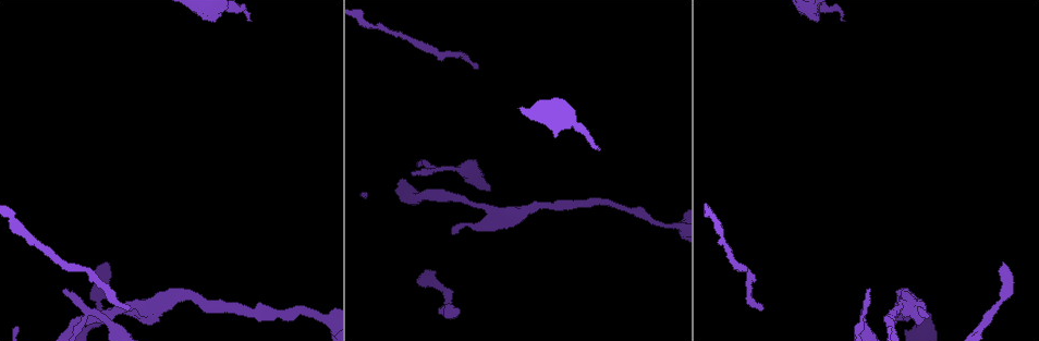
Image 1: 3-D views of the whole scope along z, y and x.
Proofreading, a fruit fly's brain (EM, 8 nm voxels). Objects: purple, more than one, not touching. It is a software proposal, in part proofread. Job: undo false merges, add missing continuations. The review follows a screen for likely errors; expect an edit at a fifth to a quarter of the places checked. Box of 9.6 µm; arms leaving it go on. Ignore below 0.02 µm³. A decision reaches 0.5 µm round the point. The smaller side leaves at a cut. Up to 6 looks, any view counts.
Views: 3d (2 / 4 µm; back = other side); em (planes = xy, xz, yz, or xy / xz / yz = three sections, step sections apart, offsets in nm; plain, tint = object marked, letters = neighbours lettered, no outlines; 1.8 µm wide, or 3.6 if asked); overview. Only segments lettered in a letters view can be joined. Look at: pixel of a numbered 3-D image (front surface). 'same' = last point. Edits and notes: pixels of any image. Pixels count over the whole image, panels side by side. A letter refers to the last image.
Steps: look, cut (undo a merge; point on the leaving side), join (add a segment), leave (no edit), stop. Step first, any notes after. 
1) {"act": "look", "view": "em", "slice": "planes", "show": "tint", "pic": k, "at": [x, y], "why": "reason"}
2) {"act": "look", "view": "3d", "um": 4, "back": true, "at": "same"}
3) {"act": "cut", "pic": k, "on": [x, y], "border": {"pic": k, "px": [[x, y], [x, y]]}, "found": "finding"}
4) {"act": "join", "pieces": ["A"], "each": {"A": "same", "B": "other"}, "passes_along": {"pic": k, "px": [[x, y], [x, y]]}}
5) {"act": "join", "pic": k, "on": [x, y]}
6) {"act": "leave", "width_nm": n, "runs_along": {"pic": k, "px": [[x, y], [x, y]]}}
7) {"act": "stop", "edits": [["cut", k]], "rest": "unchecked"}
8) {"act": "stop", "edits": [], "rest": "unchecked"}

{"act": "look", "view": "em", "slice": "yz", "step": 16, "show": "letters", "pic": 1, "at": [760, 307], "why": "free end"}

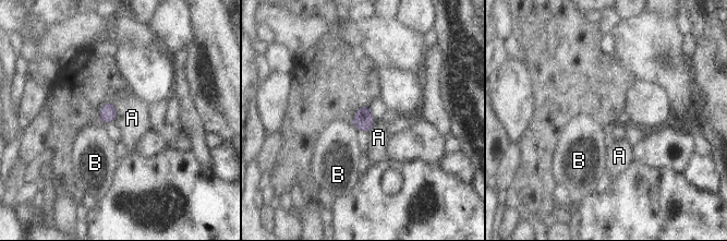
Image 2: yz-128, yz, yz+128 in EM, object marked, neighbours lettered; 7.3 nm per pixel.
{"act": "leave", "longest_contact_nm": ["A", 150], "each": {"A": "other", "B": "other"}, "border": {"pic": 2, "px": [[110, 101], [116, 111], [114, 120]]}, "found": "none of them fits"}

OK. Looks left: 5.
{"act": "look", "view": "3d", "um": 4, "pic": 1, "at": [927, 318], "why": "an open end"}

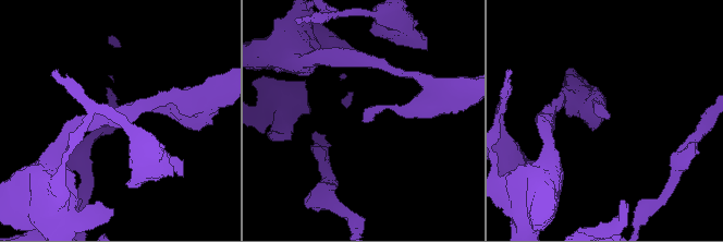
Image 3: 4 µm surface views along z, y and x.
{"act": "look", "view": "em", "slice": "planes", "show": "letters", "pic": 3, "at": [605, 119]}

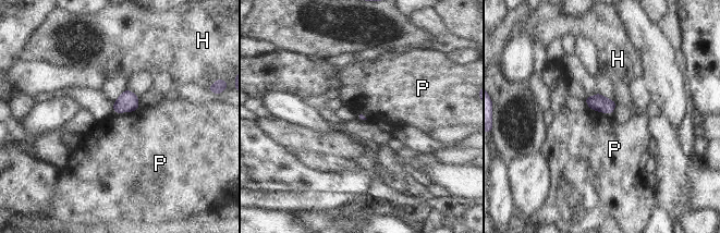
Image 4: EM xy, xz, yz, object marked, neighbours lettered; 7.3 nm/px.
{"act": "leave", "each": {"H": "other", "P": "other"}, "border": {"pic": 4, "px": [[139, 107], [132, 111], [114, 113]]}, "found": "no lettered segment goes on from it"}

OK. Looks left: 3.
{"act": "look", "view": "3d", "um": 4, "pic": 1, "at": [105, 261], "why": "branch stops here"}

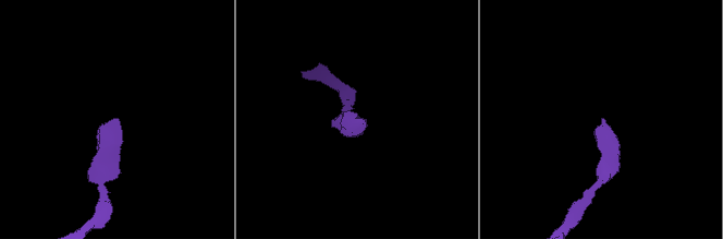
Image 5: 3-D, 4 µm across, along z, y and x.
{"act": "look", "view": "em", "slice": "planes", "show": "plain", "pic": 5, "at": [604, 120]}

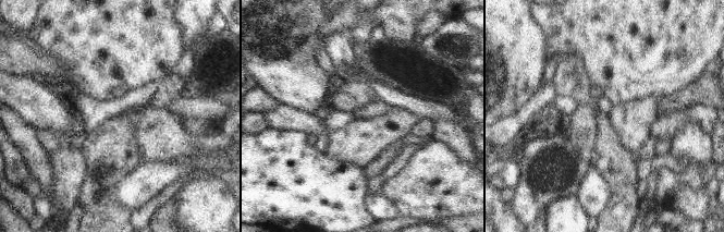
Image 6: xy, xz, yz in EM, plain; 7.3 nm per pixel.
{"act": "look", "view": "em", "slice": "planes", "show": "letters", "at": "same", "why": "see the neighbours"}

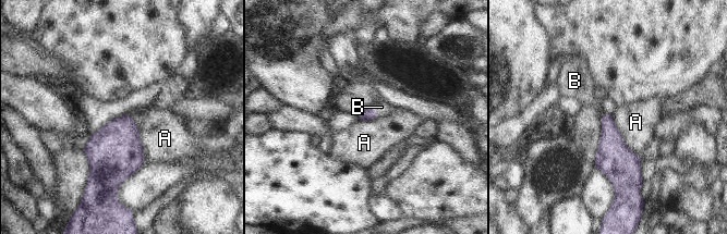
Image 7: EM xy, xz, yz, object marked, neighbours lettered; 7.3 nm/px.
{"act": "join", "pieces": ["B"], "each": {"A": "other", "B": "same"}, "passes_along": {"pic": 7, "px": [[365, 114], [376, 111], [382, 107]]}, "found": "the neuron continues"}

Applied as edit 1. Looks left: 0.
{"act": "stop", "edits": [["join", 7]], "rest": "unchecked"}

